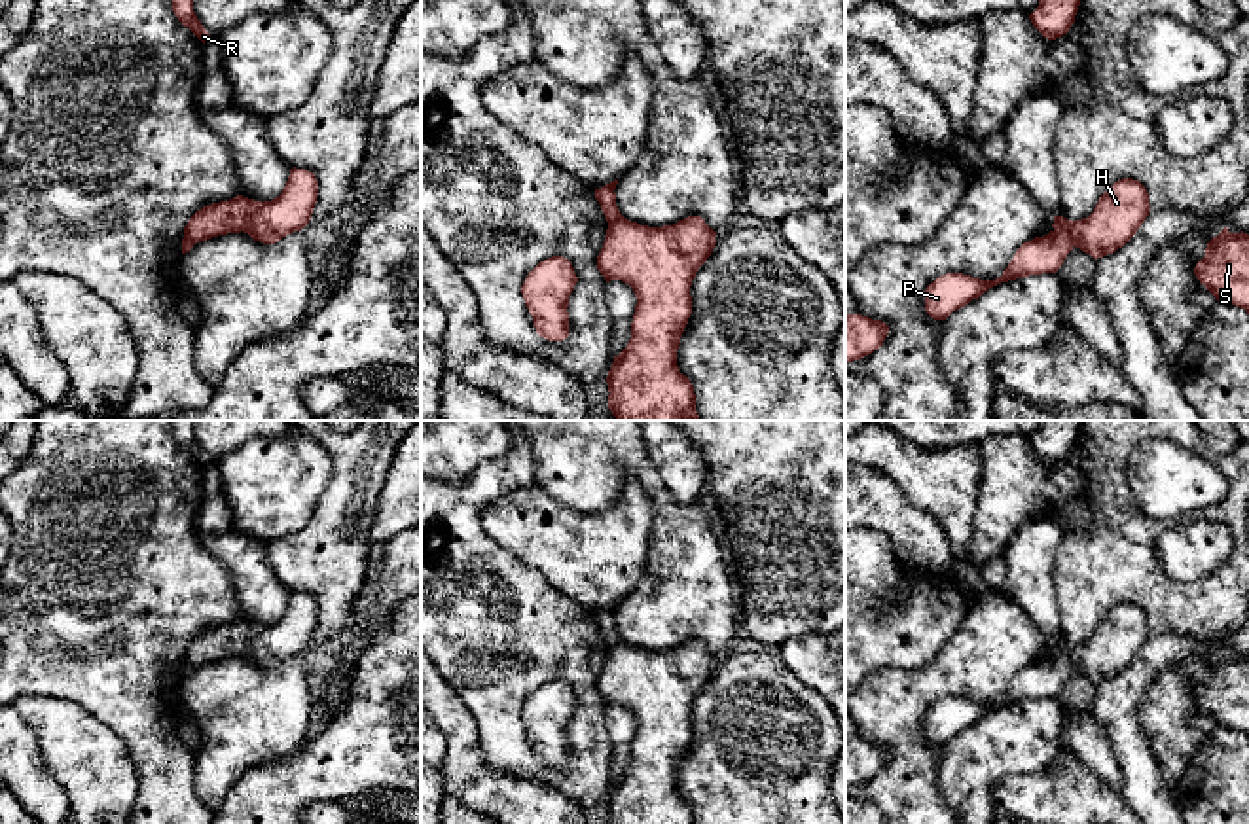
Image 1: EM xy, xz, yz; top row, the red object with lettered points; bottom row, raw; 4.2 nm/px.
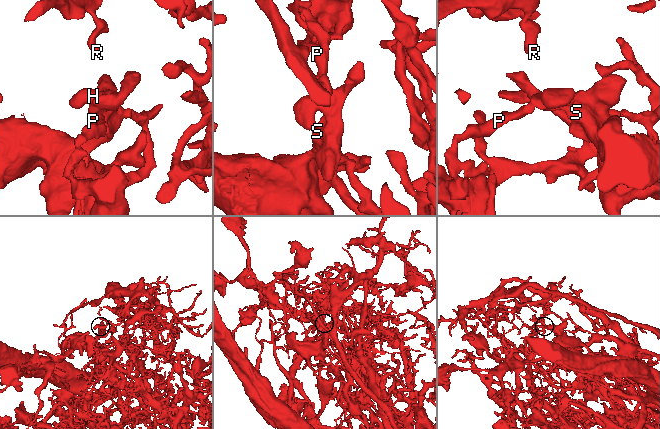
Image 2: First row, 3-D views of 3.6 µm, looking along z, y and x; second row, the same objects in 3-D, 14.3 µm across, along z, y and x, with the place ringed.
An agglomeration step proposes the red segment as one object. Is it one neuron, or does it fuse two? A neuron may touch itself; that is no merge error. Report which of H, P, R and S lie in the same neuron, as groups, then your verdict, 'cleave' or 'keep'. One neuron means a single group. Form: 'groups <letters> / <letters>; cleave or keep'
groups H S / P R; cleave

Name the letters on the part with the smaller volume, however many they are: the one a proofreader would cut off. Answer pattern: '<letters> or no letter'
H, S

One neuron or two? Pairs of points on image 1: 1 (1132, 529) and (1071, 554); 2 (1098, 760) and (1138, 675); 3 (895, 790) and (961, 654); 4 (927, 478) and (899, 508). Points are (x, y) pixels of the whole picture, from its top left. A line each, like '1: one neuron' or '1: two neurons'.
1: one neuron
2: two neurons
3: one neuron
4: two neurons

